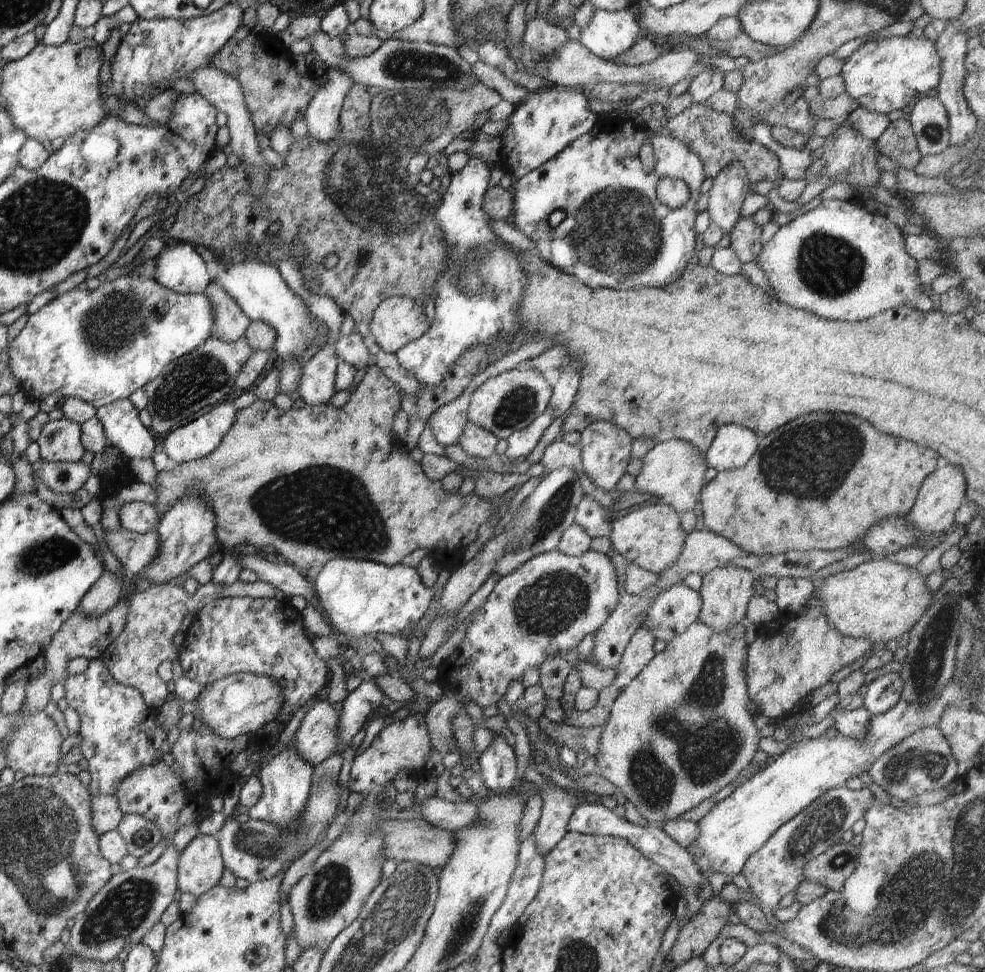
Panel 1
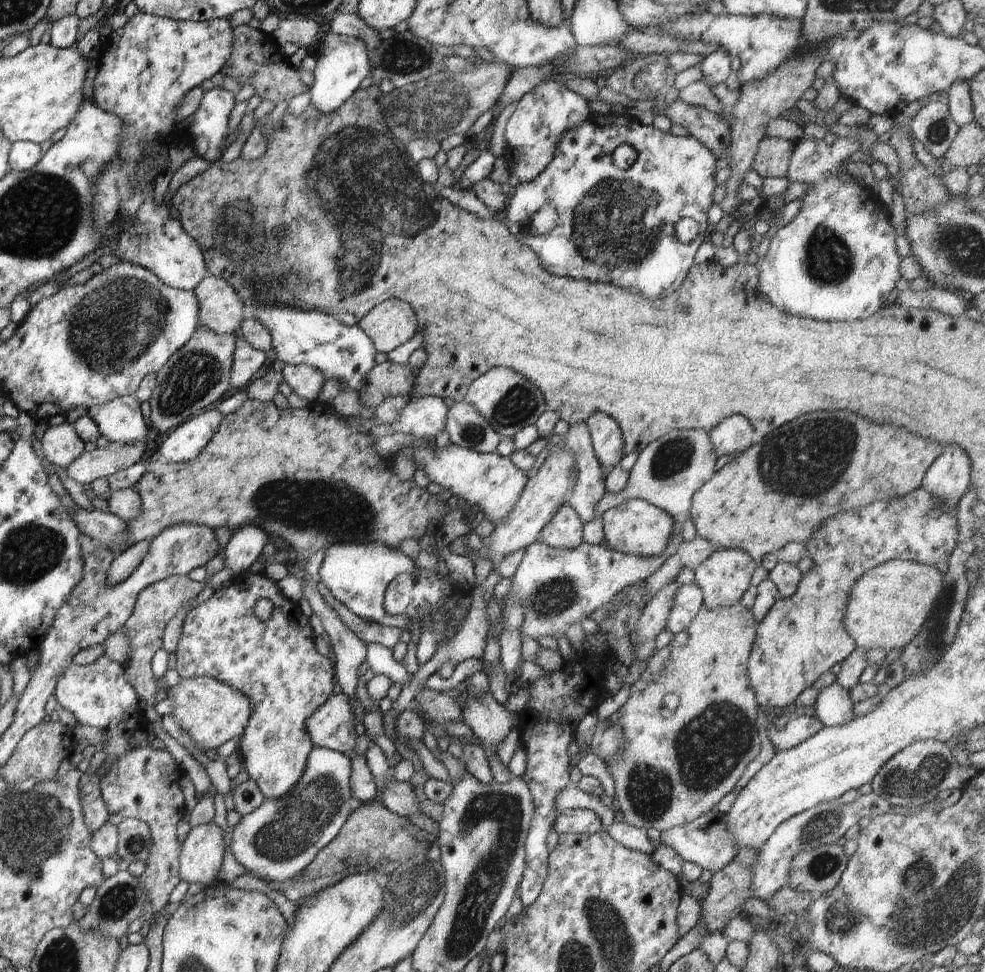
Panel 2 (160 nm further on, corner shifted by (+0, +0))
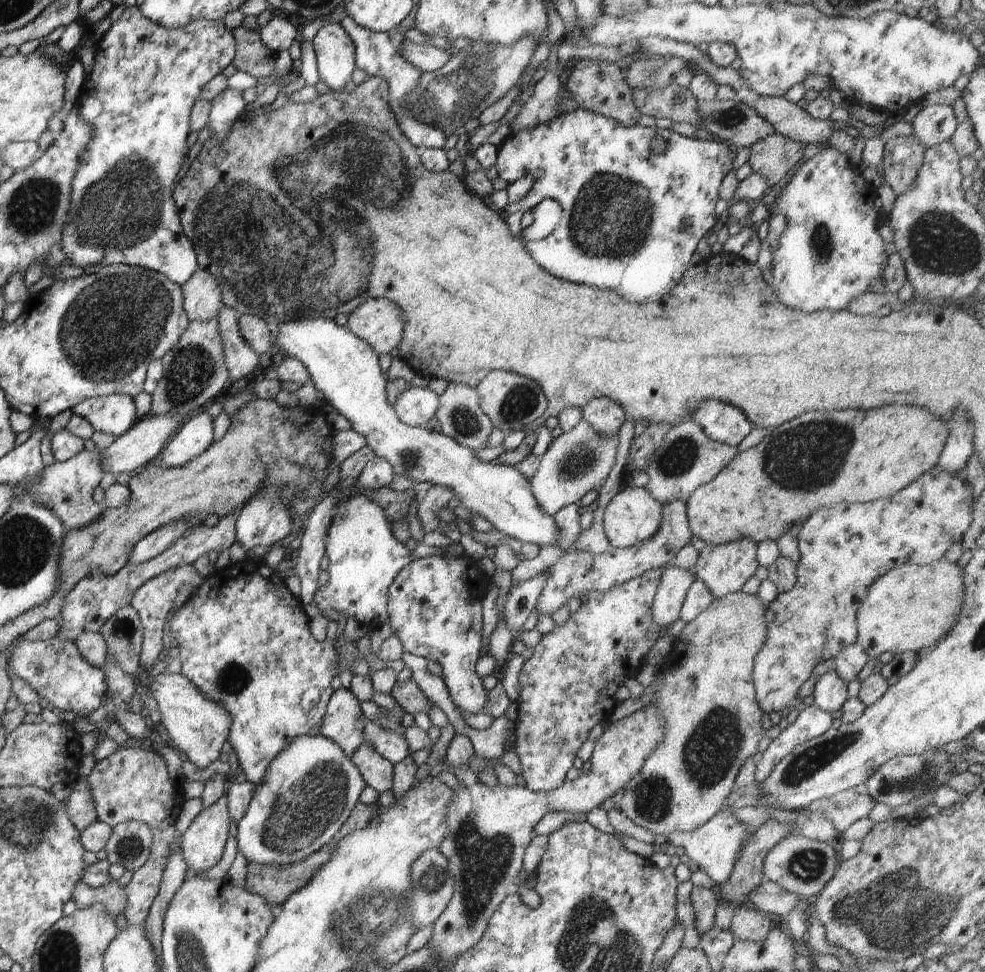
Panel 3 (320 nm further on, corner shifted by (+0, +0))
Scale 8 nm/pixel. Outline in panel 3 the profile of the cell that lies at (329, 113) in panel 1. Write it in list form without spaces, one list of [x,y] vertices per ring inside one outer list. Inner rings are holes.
[[[340,22],[322,26],[313,38],[313,48],[319,77],[330,91],[344,89],[357,66],[354,43]]]

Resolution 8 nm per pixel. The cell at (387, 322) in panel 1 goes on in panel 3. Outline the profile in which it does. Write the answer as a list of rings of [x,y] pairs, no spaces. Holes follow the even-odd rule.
[[[368,299],[349,314],[346,328],[367,342],[377,355],[386,355],[403,340],[404,325],[403,310],[395,302]]]

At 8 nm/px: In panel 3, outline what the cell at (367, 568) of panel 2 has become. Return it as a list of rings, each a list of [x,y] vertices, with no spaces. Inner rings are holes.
[[[376,455],[355,480],[355,486],[360,491],[337,501],[325,536],[325,555],[330,562],[327,569],[329,579],[326,586],[317,590],[313,600],[320,610],[332,608],[368,629],[381,627],[389,621],[388,589],[398,573],[411,561],[411,550],[394,538],[382,507],[368,496],[369,491],[388,487],[394,477],[388,460]]]

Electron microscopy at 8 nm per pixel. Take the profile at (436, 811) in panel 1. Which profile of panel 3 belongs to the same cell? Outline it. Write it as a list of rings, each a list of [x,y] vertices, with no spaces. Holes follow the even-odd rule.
[[[362,743],[349,758],[360,771],[368,787],[381,794],[392,788],[393,764],[382,758],[374,747]]]

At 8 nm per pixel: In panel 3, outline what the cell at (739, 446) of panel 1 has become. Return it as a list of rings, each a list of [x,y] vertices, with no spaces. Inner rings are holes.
[[[718,399],[700,402],[689,419],[696,421],[712,440],[737,447],[753,428],[742,410]]]

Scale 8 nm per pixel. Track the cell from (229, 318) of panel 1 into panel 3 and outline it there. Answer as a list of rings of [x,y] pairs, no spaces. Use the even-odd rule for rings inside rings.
[[[199,268],[182,286],[183,307],[190,321],[205,321],[217,316],[222,302],[222,289],[217,280]]]

